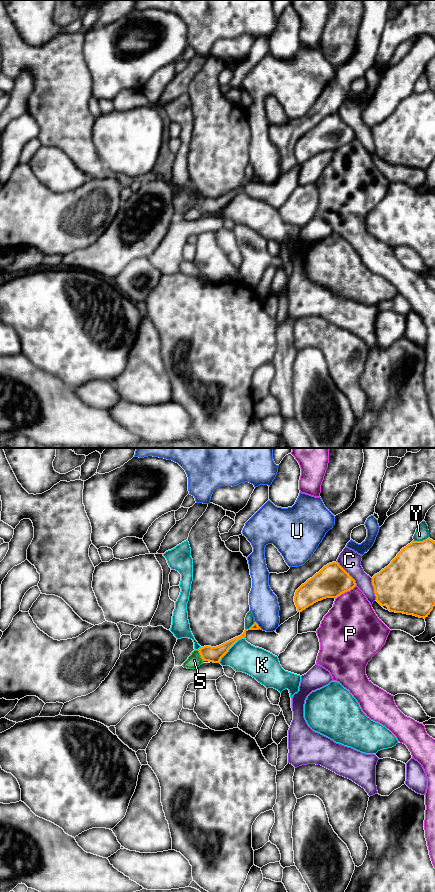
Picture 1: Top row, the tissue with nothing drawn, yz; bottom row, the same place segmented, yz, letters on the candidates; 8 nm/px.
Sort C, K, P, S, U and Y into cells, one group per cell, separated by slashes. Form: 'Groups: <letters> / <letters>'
Groups: C / K / P / S / U / Y

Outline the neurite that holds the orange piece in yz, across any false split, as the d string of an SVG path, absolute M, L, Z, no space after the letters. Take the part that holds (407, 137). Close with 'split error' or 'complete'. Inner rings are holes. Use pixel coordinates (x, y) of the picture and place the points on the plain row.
M429 89L423 93L412 93L402 100L391 115L372 129L376 153L387 158L390 164L426 170L435 158L435 93Z; complete

